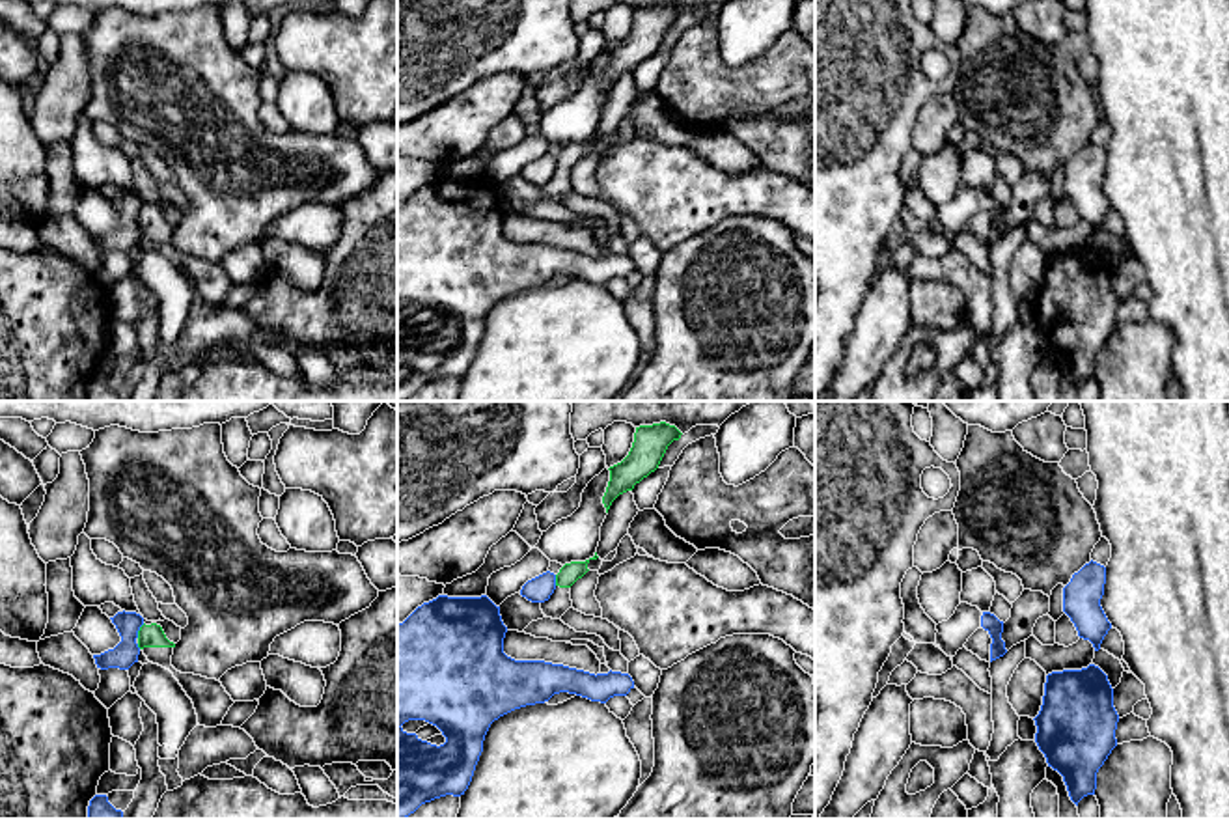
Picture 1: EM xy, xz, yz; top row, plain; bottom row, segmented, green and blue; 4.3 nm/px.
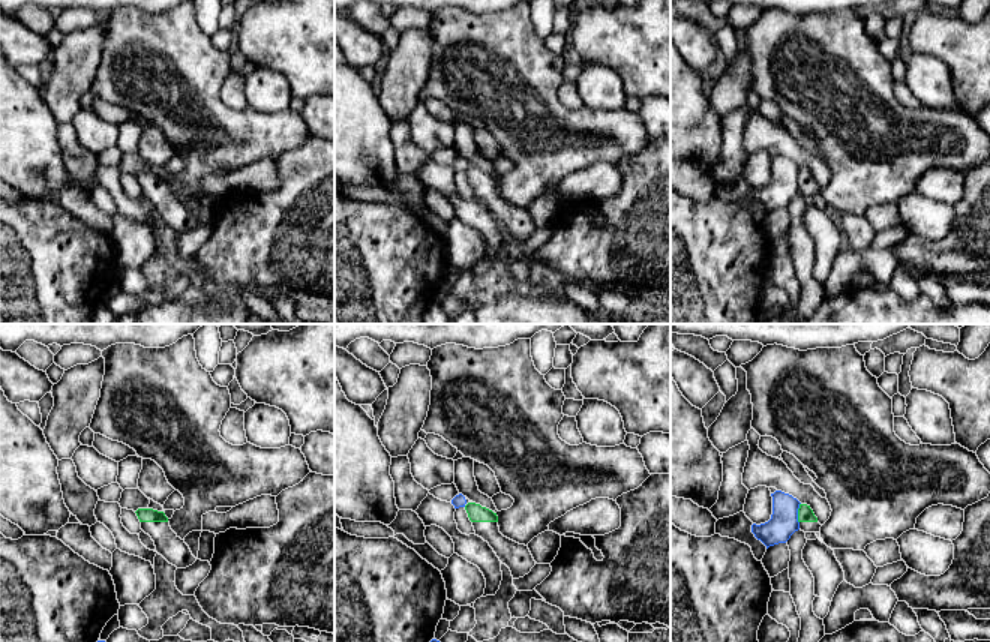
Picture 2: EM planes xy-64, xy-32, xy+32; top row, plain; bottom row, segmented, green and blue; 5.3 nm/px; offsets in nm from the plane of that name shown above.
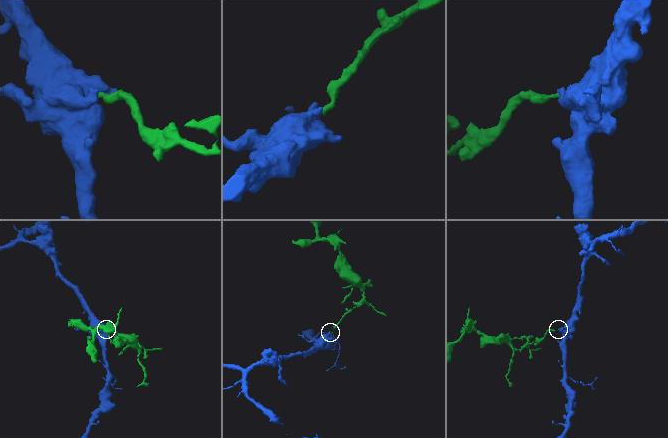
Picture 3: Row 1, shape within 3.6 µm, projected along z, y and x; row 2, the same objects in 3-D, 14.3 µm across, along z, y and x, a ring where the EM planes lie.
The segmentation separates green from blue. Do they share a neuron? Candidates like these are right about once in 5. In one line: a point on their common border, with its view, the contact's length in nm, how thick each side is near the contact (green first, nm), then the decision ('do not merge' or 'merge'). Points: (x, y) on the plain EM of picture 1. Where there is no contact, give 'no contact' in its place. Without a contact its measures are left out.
xy (138, 213) | 70 nm | 100/110 nm | do not merge

